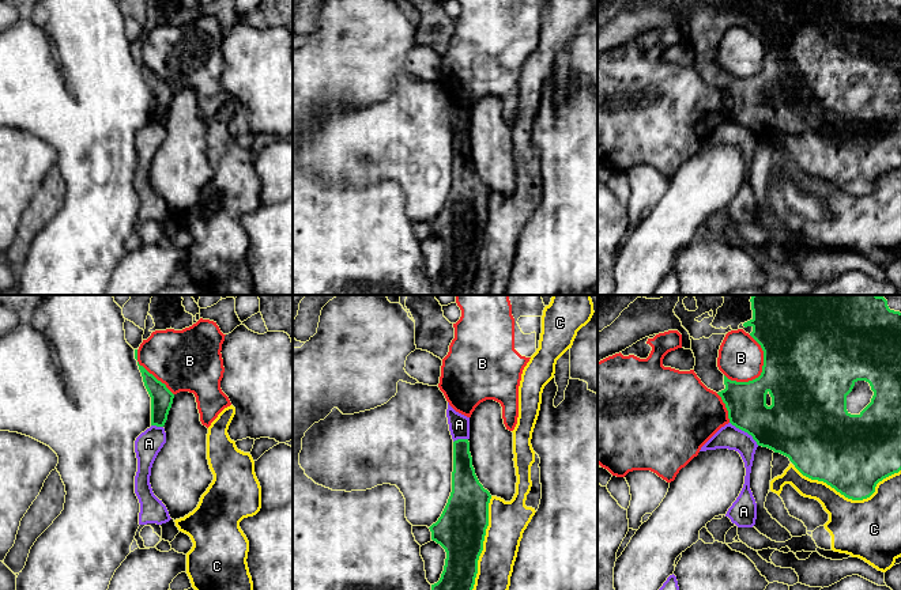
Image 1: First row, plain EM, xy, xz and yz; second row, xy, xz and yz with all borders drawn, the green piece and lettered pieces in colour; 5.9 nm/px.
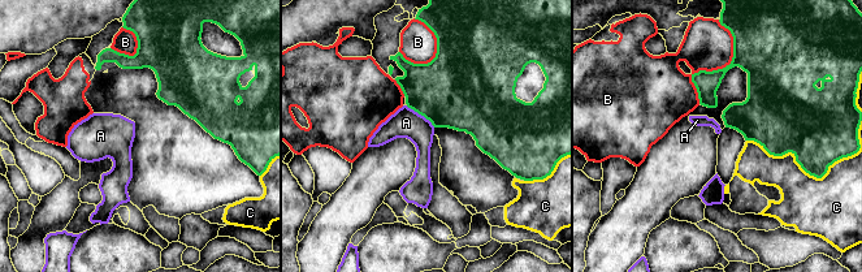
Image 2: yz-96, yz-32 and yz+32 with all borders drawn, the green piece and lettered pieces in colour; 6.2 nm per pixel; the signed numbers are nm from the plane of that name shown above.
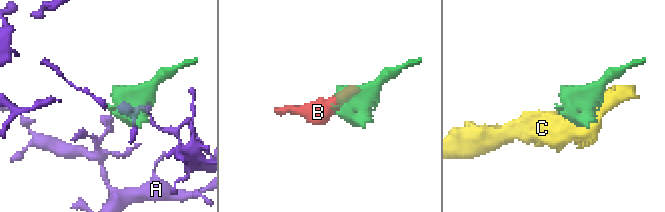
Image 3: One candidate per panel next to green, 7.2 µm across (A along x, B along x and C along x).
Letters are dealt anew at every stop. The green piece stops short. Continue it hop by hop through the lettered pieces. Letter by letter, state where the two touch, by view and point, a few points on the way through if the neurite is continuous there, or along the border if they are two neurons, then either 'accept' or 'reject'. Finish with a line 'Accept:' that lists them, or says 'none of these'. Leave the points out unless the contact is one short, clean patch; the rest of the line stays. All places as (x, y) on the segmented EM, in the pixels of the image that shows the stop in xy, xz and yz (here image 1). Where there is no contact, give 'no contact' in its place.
A: meets green in yz at (745, 431); border along yz (730, 422), (746, 431), (758, 445); reject
B: meets green in yz at (762, 369); reject
C: meets green in yz at (849, 498); reject
Accept: none of these

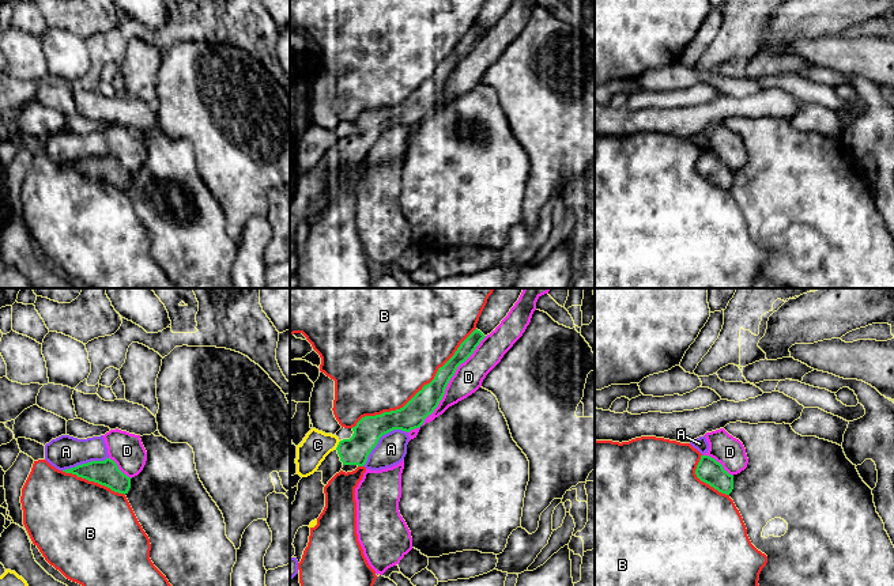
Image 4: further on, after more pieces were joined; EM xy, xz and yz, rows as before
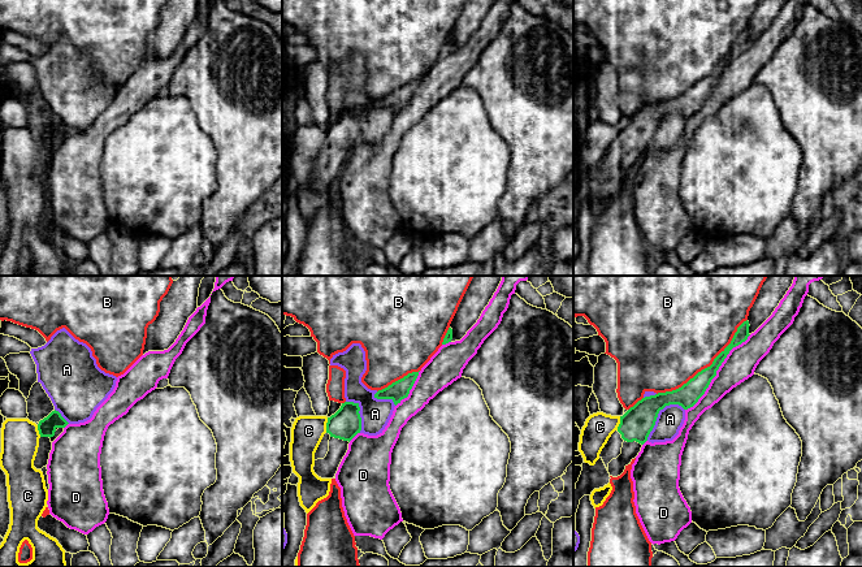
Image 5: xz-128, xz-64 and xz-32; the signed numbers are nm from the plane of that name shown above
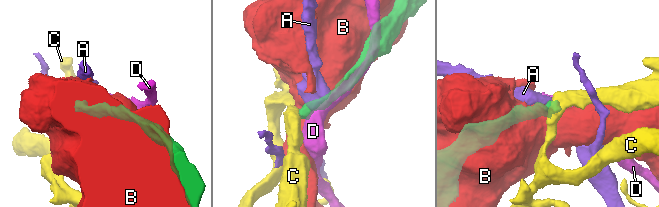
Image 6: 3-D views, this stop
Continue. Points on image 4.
A: meets green in xz at (380, 437); border along xz (407, 431), (391, 430), (385, 433), (362, 465); reject
B: meets green in xz at (418, 392); reject
C: meets green in xz at (338, 445); border along xz (340, 441), (335, 449); reject
D: meets green in xz at (446, 385); reject
Accept: none of these

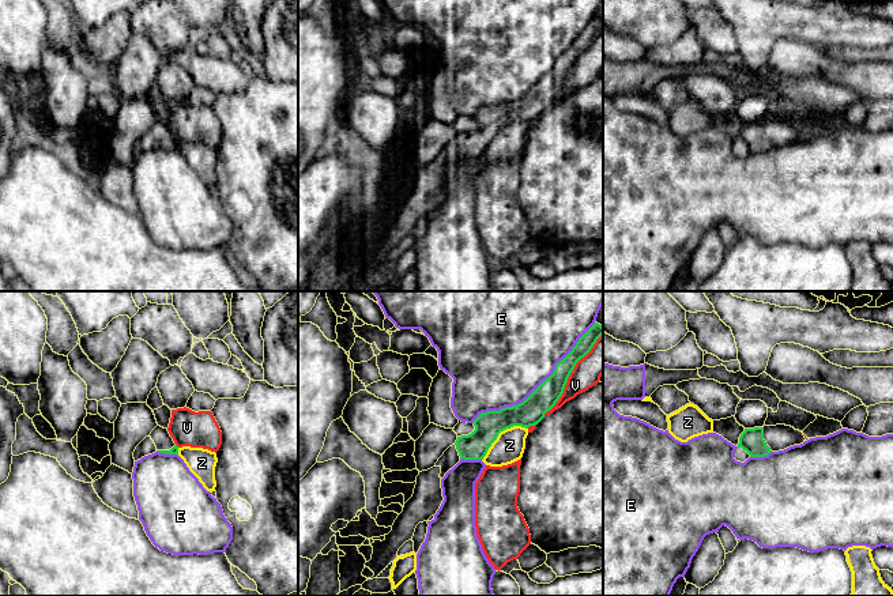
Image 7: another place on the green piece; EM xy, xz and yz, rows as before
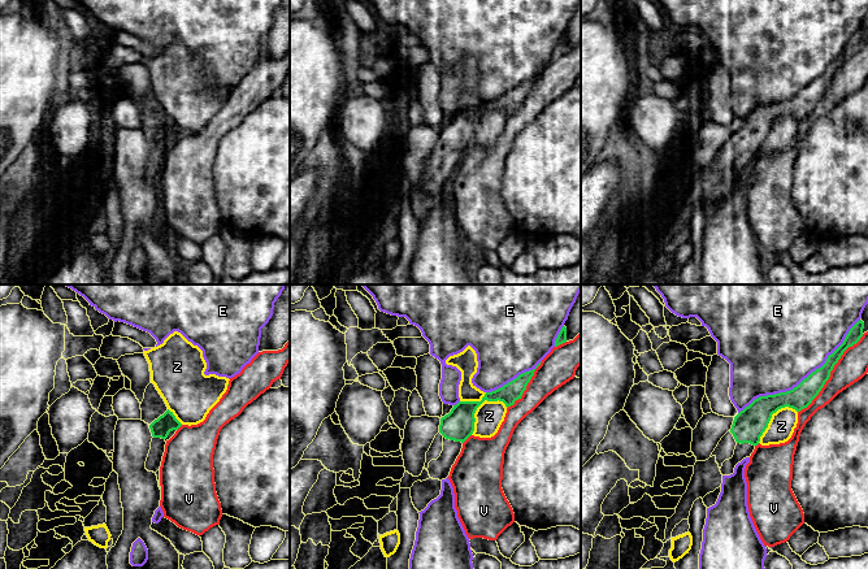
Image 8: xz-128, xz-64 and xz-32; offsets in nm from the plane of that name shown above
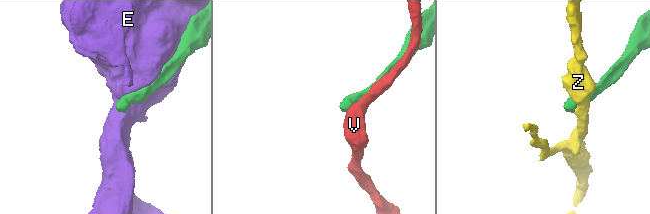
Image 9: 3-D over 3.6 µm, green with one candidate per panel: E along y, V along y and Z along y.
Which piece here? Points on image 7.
E: meets green in xz at (538, 387); reject
V: meets green in xz at (569, 374); reject
Z: meets green in xz at (500, 432); border along xz (527, 427), (511, 426), (504, 429), (482, 460); reject
Accept: none of these

